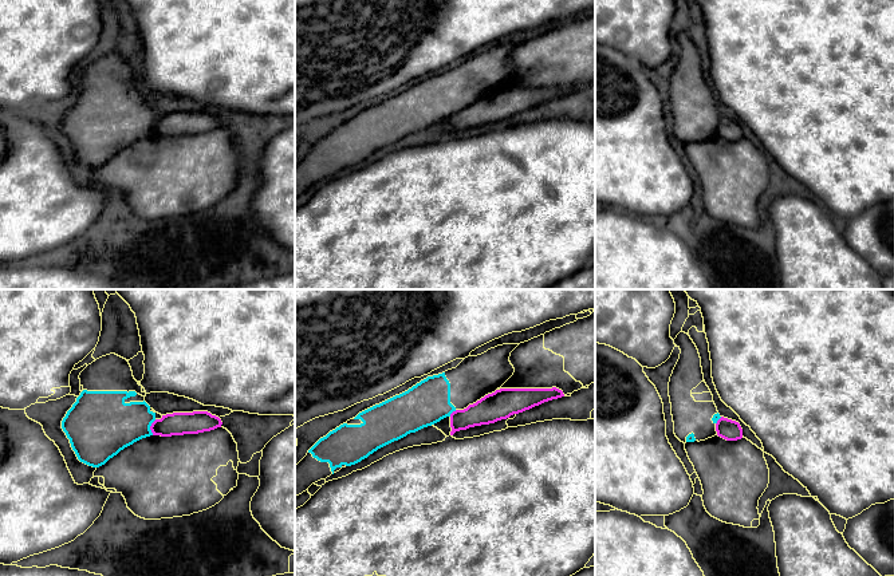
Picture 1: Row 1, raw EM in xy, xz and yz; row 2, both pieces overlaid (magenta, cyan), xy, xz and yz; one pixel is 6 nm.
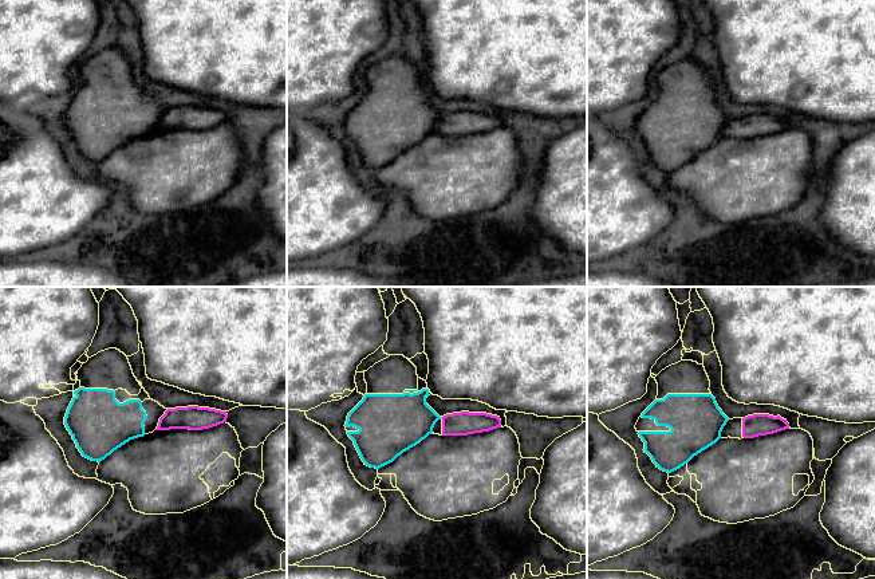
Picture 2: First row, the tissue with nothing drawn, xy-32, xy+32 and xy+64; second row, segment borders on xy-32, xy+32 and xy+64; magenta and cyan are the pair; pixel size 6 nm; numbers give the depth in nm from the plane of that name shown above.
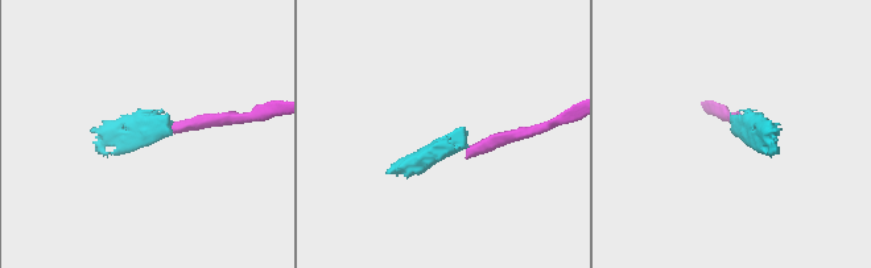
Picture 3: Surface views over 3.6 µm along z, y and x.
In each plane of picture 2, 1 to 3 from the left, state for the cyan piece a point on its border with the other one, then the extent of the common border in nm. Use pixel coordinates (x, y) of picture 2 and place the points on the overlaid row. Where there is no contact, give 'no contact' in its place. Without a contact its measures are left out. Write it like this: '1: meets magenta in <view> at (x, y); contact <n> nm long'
1: no contact
2: no contact
3: no contact

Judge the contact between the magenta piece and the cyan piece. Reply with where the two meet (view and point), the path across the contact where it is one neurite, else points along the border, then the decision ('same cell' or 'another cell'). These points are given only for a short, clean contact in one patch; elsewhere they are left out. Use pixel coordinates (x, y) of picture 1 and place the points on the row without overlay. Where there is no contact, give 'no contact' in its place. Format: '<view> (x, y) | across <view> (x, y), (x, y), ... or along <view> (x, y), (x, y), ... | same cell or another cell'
xy (150, 127) | along xy (156, 119), (150, 126), (152, 134) | another cell

